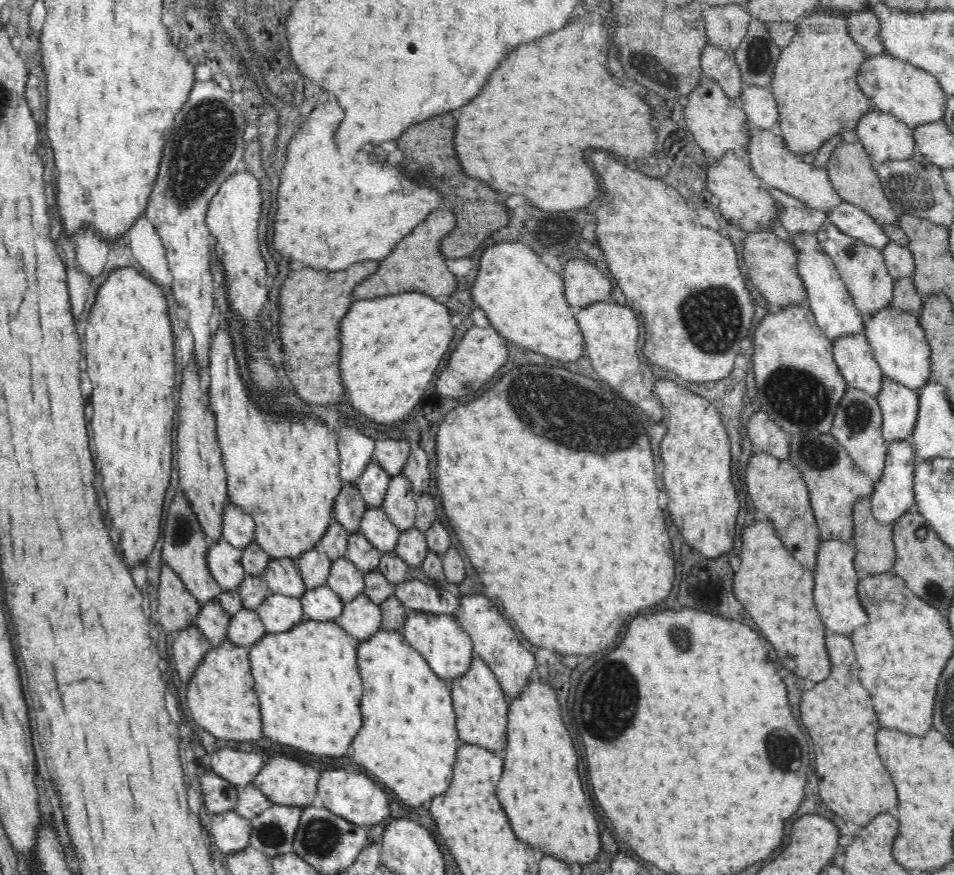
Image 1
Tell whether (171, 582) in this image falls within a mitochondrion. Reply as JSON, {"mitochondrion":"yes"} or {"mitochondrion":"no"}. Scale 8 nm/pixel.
{"mitochondrion":"no"}

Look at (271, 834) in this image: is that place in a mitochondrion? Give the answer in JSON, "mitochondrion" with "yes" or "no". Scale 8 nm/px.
{"mitochondrion":"yes"}

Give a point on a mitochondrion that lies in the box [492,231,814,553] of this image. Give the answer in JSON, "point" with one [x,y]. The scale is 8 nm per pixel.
{"point":[544,404]}

